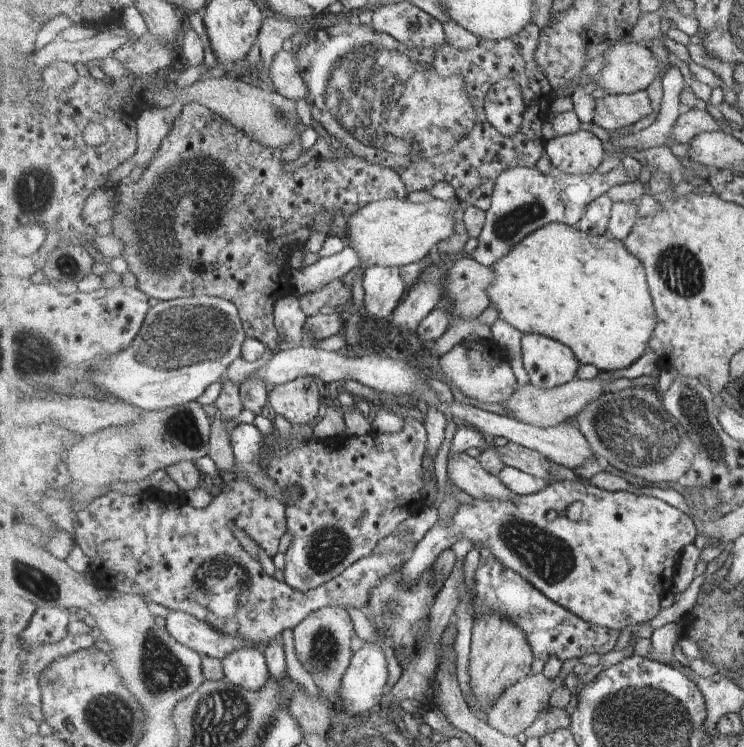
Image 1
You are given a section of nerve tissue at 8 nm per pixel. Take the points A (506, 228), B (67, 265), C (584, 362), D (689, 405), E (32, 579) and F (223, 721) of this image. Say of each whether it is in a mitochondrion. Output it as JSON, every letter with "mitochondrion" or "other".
{"A":"mitochondrion","B":"mitochondrion","C":"other","D":"mitochondrion","E":"mitochondrion","F":"mitochondrion"}

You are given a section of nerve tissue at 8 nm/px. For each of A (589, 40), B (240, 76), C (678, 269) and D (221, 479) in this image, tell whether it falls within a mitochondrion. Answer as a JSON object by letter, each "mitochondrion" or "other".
{"A":"other","B":"other","C":"mitochondrion","D":"other"}

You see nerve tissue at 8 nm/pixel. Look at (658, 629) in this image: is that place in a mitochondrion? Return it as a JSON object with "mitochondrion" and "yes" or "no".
{"mitochondrion":"no"}

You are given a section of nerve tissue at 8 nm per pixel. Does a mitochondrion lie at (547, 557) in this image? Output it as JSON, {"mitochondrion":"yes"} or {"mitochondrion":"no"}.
{"mitochondrion":"yes"}

